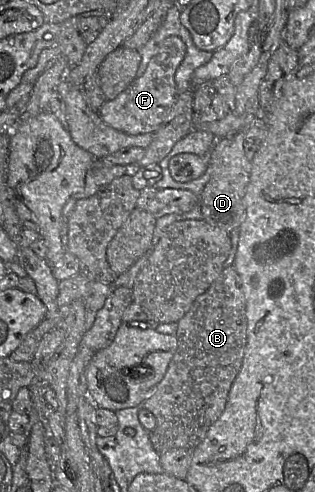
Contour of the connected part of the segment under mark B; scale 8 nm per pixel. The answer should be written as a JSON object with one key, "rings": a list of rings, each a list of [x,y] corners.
{"rings":[[[224,267],[219,278],[193,300],[190,308],[176,324],[175,353],[164,377],[141,404],[142,408],[155,417],[155,427],[149,436],[158,453],[174,448],[193,449],[204,439],[209,427],[224,410],[229,386],[240,365],[246,332],[244,296],[233,268]]]}

